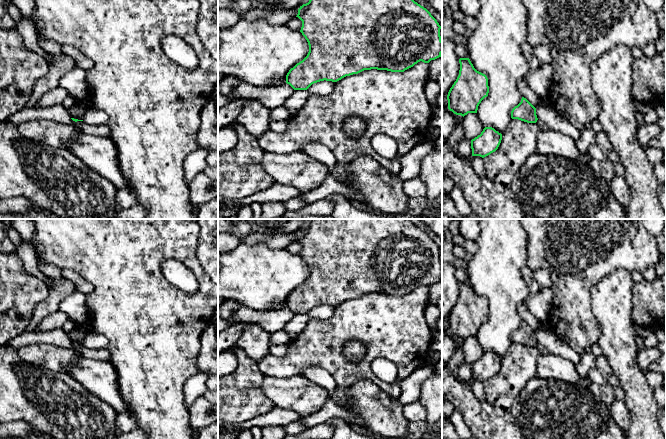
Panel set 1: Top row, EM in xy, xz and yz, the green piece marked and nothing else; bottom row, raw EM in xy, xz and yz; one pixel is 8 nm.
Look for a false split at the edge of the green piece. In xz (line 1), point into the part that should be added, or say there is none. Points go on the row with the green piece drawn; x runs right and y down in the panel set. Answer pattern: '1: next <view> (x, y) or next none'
1: next none

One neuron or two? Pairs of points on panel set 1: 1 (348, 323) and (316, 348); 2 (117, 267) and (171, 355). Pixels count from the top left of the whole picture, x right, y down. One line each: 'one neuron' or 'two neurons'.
1: one neuron
2: one neuron

